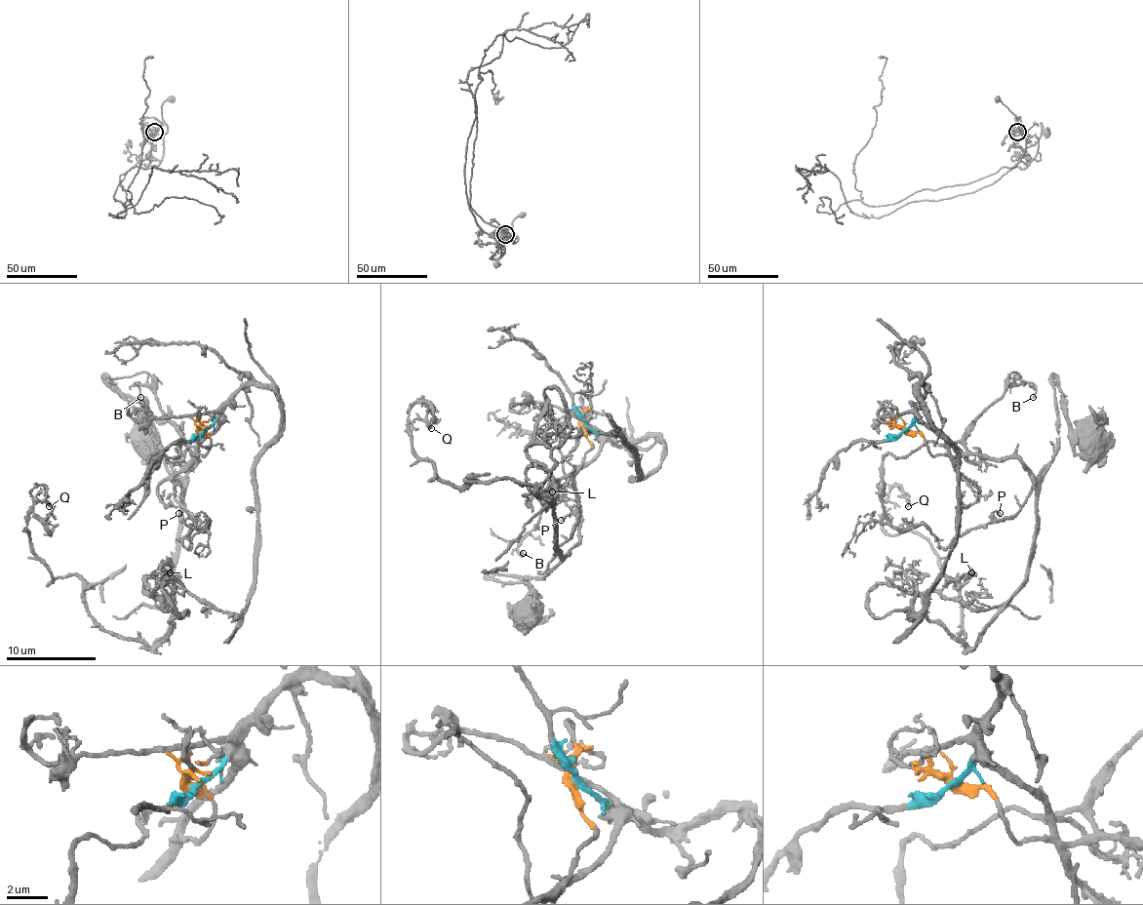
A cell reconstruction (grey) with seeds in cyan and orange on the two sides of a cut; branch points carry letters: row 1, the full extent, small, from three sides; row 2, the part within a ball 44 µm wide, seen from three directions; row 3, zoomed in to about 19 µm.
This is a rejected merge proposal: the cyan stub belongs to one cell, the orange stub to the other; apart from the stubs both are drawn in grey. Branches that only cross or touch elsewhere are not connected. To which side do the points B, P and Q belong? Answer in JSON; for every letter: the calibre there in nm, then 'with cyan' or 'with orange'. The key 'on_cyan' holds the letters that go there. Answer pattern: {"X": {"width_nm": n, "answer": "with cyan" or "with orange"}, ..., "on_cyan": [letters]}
{"B": {"width_nm": 130, "answer": "with orange"}, "P": {"width_nm": 180, "answer": "with orange"}, "Q": {"width_nm": 160, "answer": "with orange"}, "on_cyan": []}

